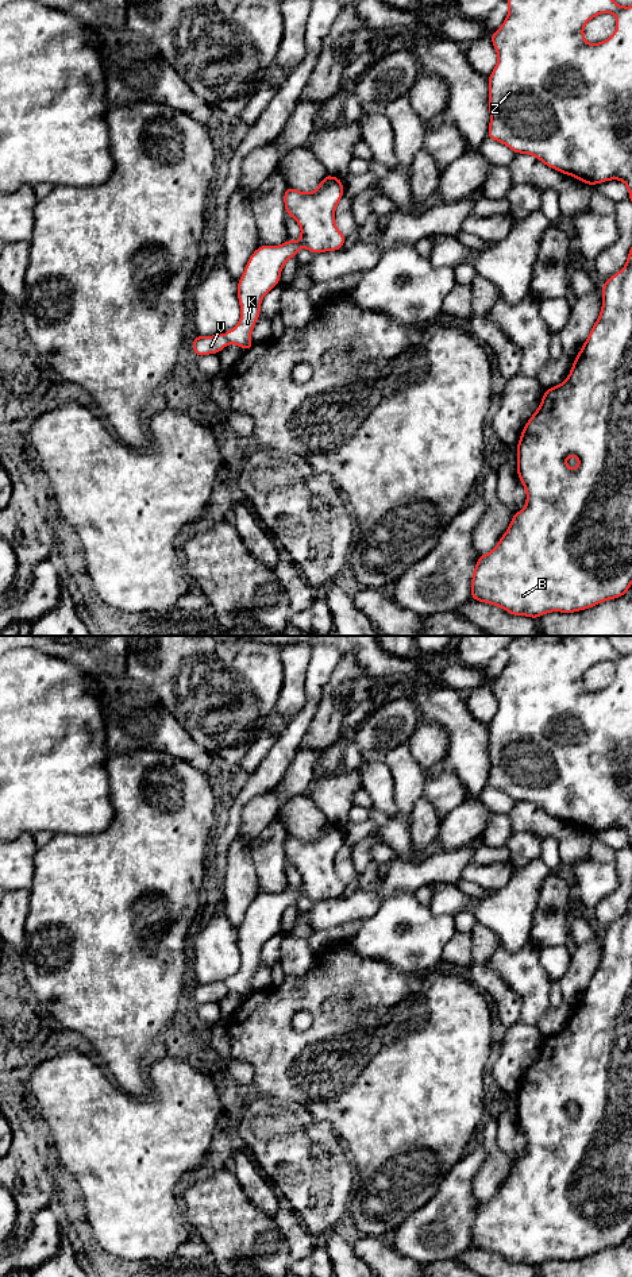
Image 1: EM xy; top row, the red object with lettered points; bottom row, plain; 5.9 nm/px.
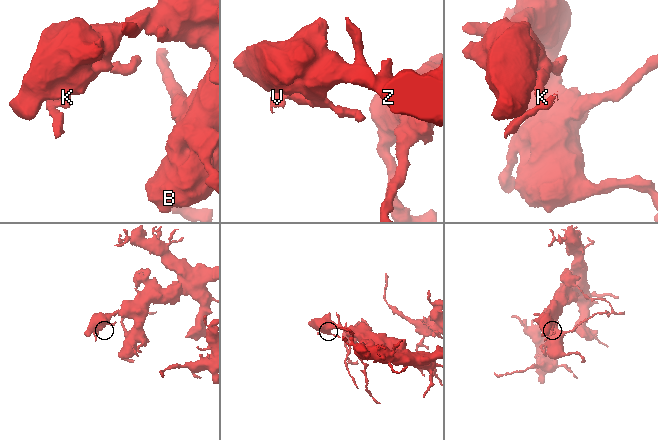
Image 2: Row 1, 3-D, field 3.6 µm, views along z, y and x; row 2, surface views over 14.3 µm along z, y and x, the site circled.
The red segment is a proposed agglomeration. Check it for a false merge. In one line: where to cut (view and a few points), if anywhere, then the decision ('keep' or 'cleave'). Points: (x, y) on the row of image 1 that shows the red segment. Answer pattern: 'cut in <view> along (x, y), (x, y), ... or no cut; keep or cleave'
cut in xy along (224, 334), (228, 342); cleave

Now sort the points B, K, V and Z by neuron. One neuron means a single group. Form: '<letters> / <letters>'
B K Z / V

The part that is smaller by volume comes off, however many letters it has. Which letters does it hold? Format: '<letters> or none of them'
V

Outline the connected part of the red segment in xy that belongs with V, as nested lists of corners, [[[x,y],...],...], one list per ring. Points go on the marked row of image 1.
[[[226,333],[213,336],[194,336],[193,337],[193,352],[197,356],[207,354],[219,354],[228,344]]]

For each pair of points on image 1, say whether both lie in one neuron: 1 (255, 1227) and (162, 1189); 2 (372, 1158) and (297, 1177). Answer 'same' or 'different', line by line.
1: different
2: different

